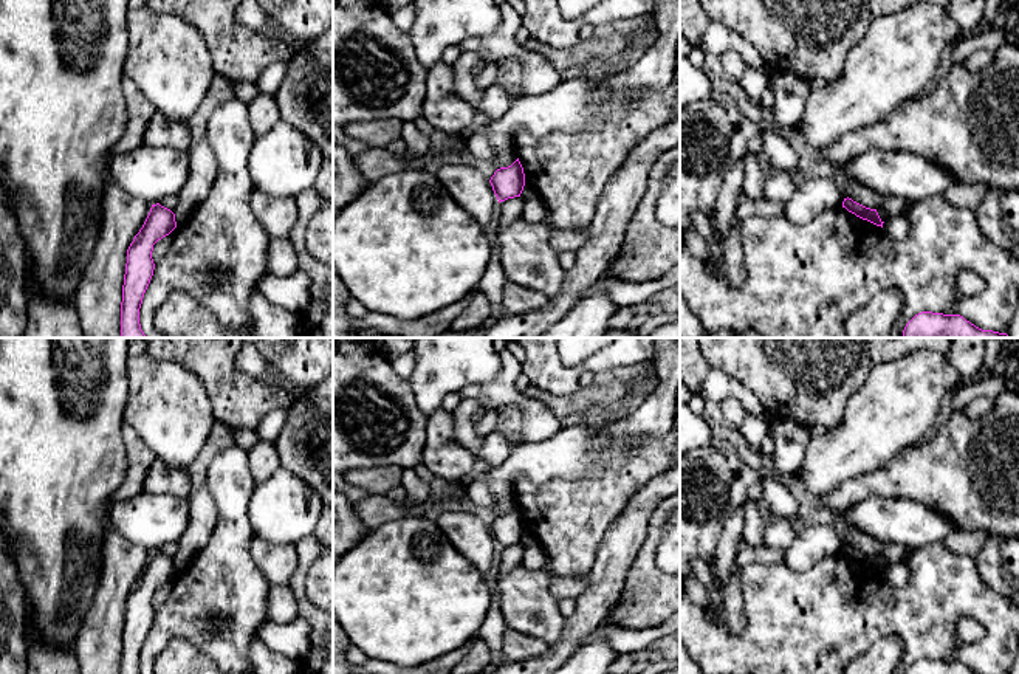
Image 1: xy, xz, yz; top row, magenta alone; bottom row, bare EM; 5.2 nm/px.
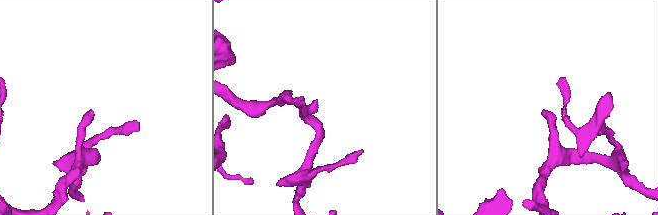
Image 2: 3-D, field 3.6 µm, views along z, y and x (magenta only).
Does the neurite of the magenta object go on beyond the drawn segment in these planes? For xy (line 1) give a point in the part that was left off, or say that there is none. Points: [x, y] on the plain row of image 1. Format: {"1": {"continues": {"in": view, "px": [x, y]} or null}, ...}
{"1": {"continues": null}}

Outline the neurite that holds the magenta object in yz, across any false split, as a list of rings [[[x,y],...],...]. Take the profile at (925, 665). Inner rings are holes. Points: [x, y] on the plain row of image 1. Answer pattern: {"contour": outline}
{"contour": [[[921,659],[915,662],[906,674],[976,674],[960,662],[943,662]]]}

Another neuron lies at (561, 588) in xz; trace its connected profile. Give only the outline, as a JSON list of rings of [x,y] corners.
[[[588,575],[581,578],[554,578],[551,583],[551,593],[558,601],[564,598],[576,600],[587,586]]]

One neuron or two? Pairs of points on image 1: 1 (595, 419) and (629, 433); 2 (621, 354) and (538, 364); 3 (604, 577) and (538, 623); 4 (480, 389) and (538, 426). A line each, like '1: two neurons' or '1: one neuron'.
1: two neurons
2: one neuron
3: two neurons
4: one neuron

